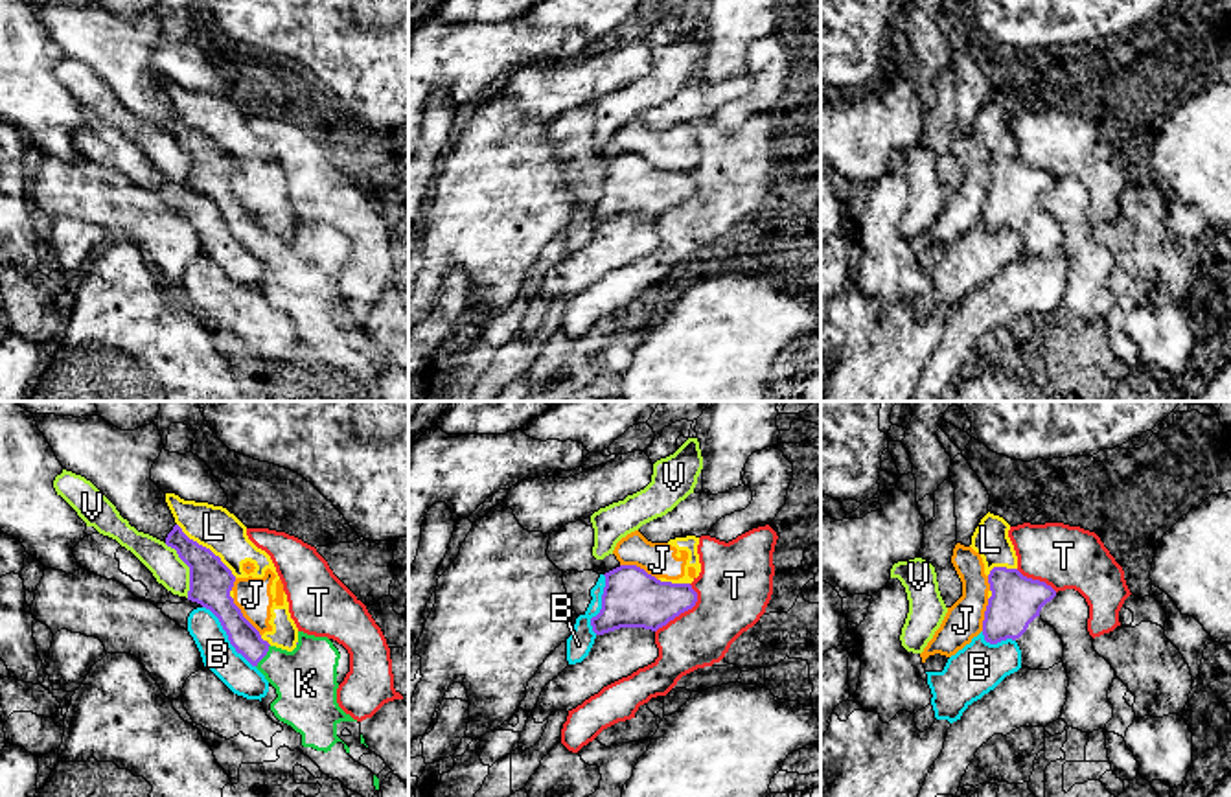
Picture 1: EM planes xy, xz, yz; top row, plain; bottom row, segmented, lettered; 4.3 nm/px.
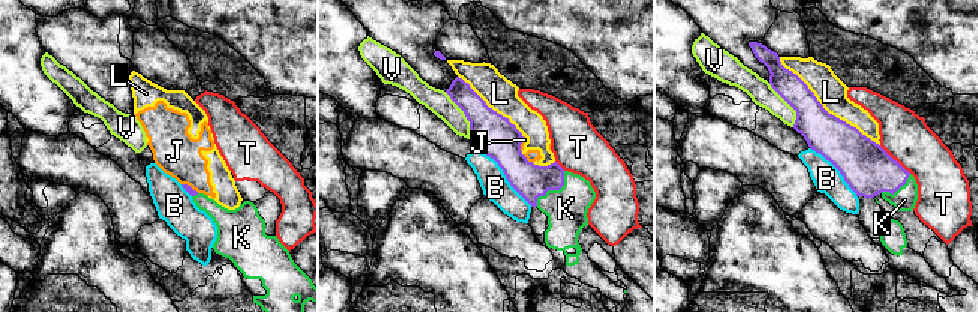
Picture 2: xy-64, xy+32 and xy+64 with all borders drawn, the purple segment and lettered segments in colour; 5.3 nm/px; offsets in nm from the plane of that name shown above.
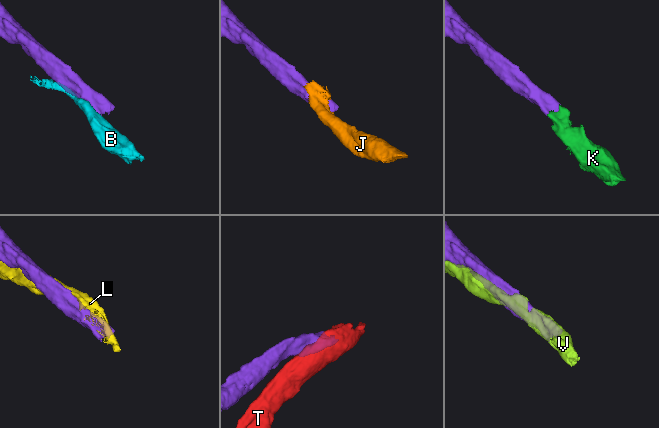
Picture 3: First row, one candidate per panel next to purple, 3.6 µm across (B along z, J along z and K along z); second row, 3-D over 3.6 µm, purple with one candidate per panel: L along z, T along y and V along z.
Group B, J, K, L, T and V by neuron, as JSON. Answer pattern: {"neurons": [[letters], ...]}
{"neurons": [["B"], ["J", "L"], ["K"], ["T"], ["V"]]}

